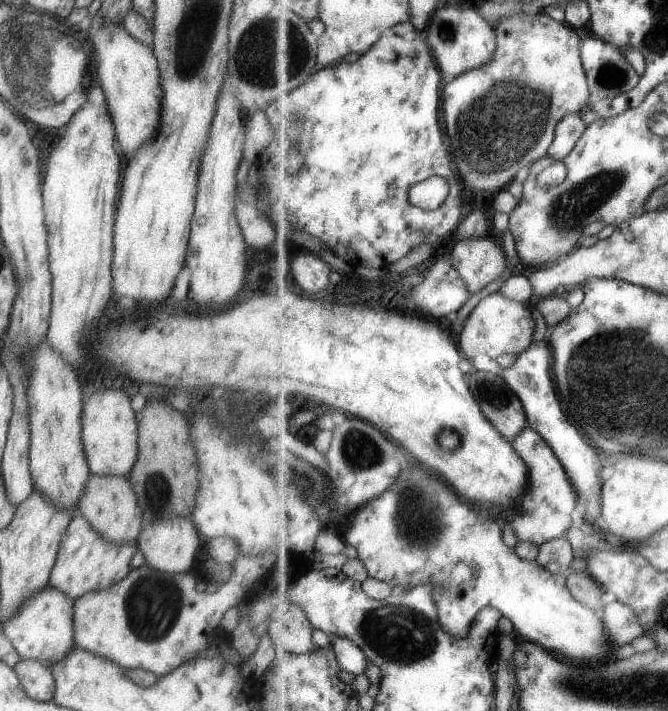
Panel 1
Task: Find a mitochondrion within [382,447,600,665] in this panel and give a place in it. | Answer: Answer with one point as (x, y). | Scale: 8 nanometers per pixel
(413, 525)

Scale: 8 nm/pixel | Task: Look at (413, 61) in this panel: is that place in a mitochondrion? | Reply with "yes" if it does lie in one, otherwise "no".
no

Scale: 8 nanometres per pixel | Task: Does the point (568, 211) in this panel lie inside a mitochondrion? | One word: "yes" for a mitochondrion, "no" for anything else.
yes

